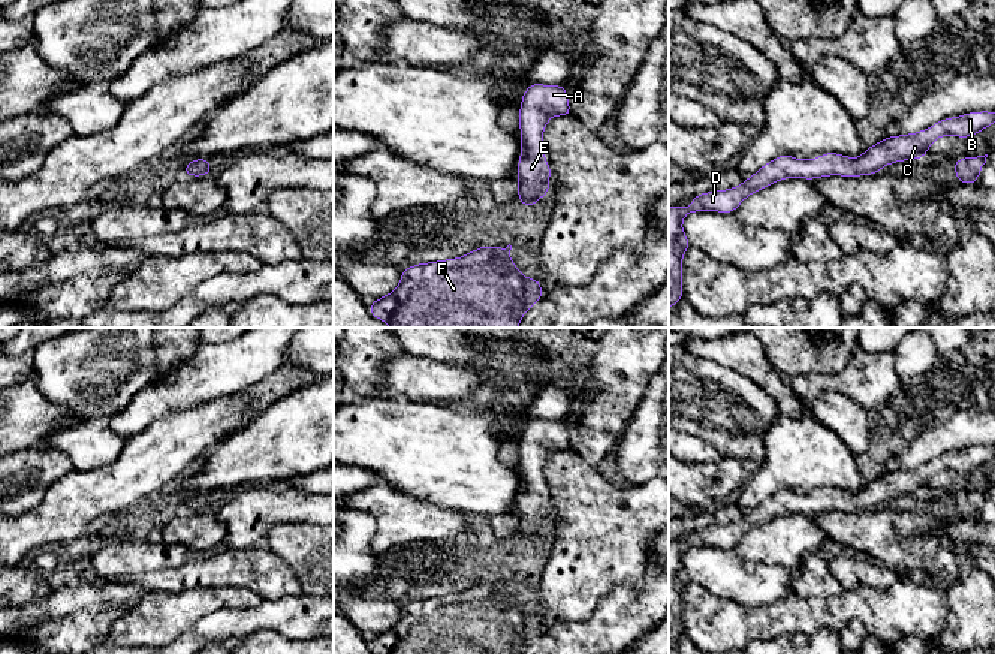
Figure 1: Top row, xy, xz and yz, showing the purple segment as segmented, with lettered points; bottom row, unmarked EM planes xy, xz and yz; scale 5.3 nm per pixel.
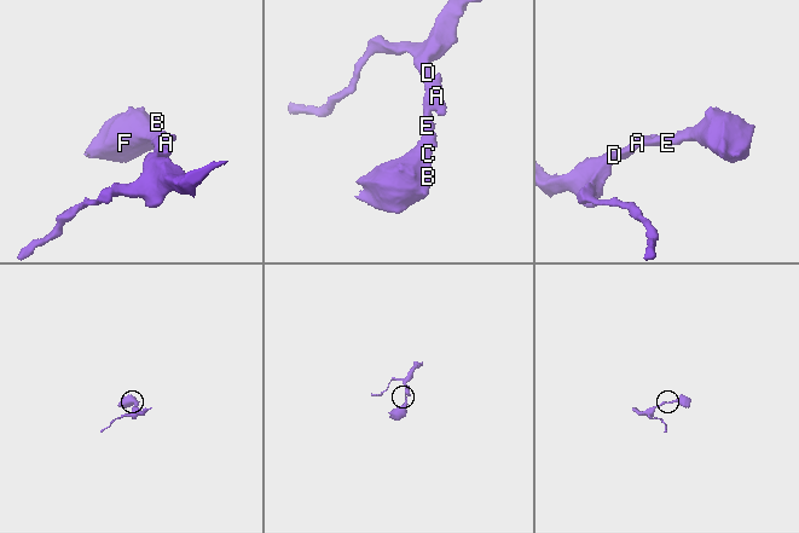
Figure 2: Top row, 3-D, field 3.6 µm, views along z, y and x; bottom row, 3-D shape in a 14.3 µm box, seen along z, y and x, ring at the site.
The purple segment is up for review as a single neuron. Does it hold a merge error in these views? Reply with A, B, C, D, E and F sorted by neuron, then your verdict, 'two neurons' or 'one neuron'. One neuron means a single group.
groups A B C D E F; one neuron

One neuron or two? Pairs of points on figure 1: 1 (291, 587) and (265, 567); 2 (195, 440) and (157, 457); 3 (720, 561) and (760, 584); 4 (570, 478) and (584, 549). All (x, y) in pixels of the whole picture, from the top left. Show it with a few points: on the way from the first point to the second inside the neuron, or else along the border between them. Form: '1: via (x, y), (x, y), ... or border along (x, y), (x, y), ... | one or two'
1: via (285, 582), (271, 573) | one
2: via (186, 440), (174, 440), (166, 448) | one
3: via (730, 572), (739, 581), (750, 584) | one
4: via (582, 496), (584, 532) | one

